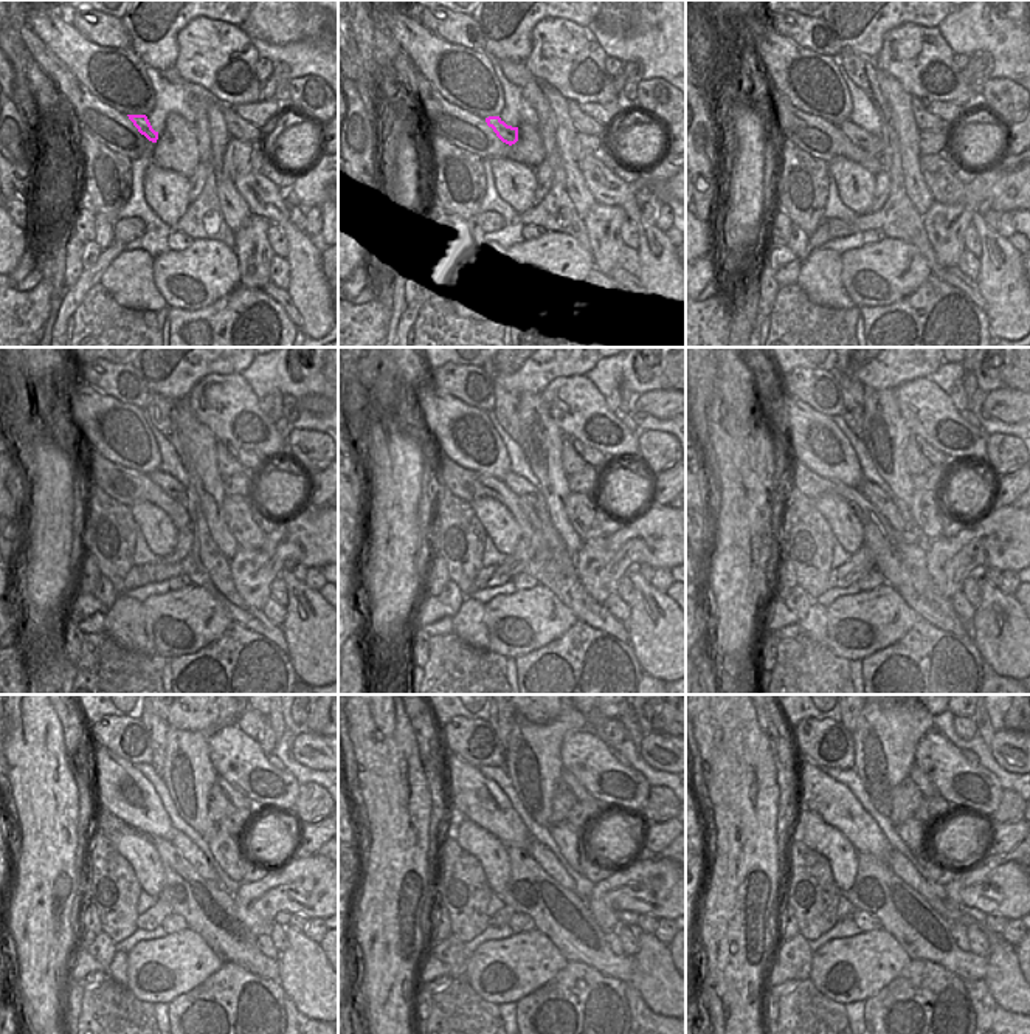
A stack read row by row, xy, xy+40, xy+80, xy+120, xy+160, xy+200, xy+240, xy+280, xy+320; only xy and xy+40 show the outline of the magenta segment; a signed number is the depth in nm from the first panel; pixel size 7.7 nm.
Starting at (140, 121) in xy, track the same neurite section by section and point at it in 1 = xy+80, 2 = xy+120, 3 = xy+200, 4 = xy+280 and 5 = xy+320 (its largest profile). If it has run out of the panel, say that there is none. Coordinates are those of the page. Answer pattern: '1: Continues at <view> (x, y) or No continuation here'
1: Continues at xy+80 (855, 134)
2: Continues at xy+120 (166, 482)
3: Continues at xy+200 (871, 490)
4: Continues at xy+280 (546, 859)
5: Continues at xy+320 (900, 865).

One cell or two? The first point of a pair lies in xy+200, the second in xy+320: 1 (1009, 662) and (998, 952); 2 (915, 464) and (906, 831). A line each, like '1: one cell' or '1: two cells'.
1: one cell
2: two cells

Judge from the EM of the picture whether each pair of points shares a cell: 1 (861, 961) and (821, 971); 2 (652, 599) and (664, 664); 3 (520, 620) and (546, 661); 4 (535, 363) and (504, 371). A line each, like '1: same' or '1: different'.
1: same
2: same
3: different
4: same

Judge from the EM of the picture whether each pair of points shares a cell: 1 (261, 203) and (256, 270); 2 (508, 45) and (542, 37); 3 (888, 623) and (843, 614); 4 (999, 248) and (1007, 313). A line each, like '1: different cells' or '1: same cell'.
1: different cells
2: different cells
3: same cell
4: same cell

